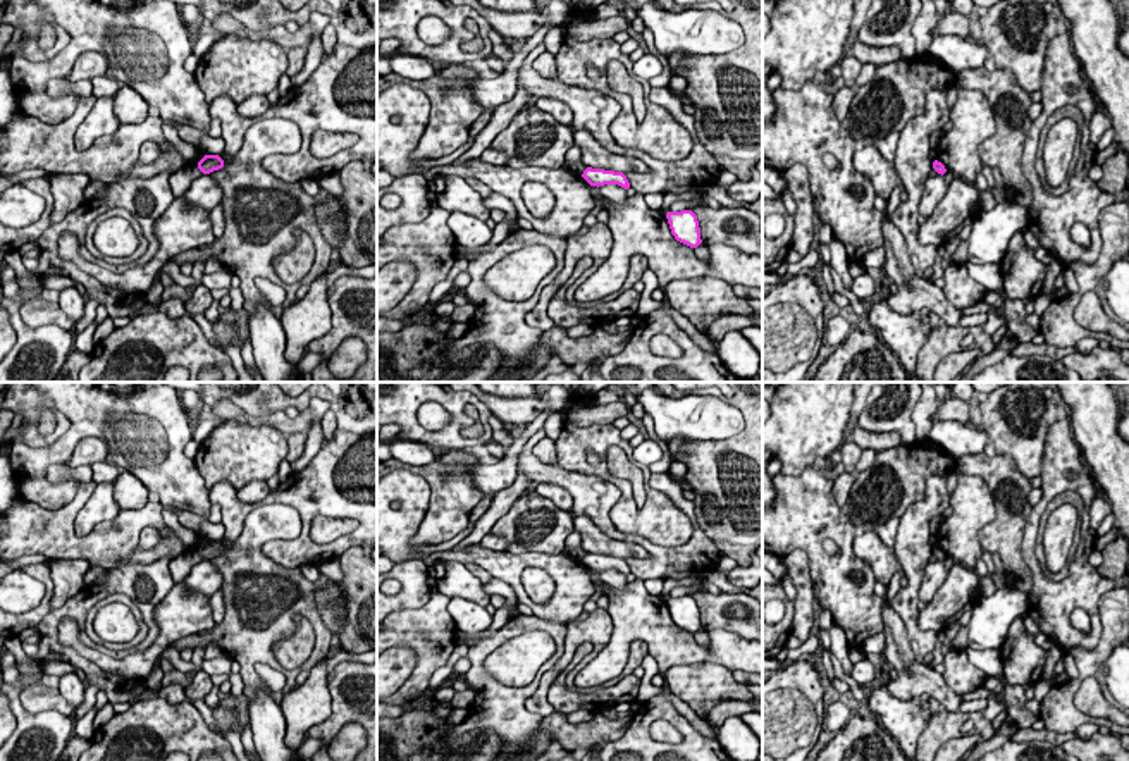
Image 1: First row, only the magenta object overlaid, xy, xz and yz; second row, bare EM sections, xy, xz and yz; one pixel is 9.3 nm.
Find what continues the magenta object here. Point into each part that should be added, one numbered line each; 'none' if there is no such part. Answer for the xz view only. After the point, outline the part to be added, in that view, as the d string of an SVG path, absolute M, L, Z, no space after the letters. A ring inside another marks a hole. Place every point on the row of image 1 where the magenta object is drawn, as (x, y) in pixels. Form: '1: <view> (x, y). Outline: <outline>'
none

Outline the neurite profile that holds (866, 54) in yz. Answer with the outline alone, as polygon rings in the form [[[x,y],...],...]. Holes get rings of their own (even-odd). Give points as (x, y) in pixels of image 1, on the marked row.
[[[859,40],[850,45],[850,53],[862,64],[874,64],[876,67],[900,60],[902,55],[898,46],[867,46]]]

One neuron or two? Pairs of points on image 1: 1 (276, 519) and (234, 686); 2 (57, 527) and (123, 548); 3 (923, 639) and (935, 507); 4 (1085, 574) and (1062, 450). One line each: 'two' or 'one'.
1: two
2: one
3: one
4: one

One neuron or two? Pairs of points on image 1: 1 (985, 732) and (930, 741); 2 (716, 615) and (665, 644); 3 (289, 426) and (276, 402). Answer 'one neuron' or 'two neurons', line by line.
1: one neuron
2: two neurons
3: two neurons

